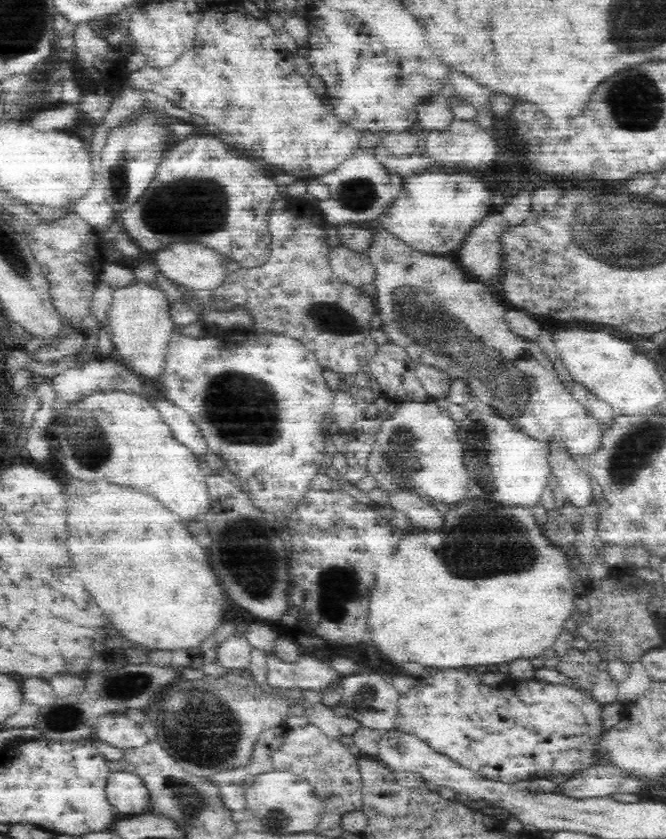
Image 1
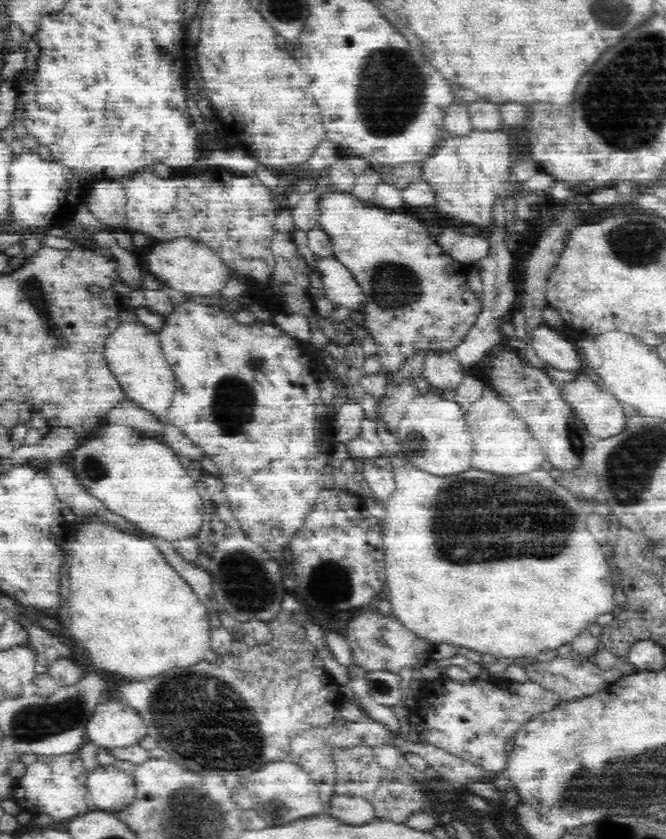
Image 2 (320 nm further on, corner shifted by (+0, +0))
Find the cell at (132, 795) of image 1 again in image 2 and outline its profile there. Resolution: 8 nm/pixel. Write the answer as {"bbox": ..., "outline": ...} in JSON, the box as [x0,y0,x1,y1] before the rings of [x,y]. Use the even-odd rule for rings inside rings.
{"bbox":[88,764,136,812],"outline":[[[97,764],[92,772],[88,773],[88,790],[93,809],[117,812],[124,810],[133,800],[136,800],[136,785],[128,770],[121,770],[115,764],[102,768]]]}

